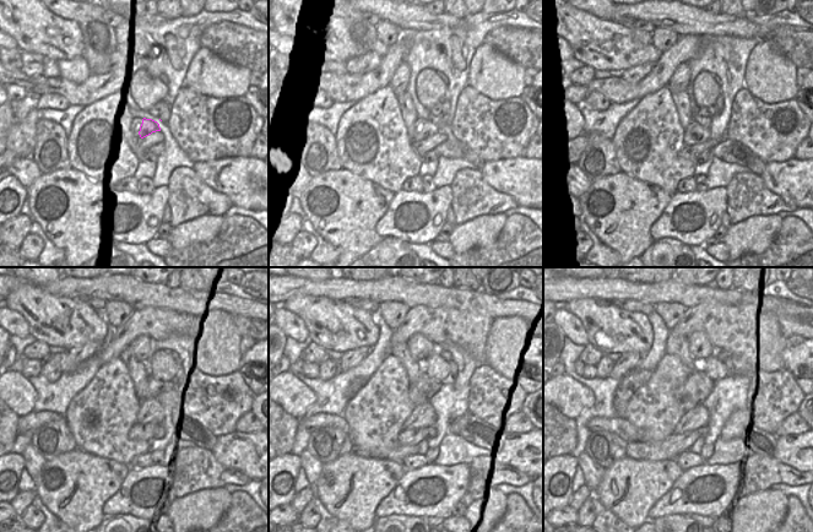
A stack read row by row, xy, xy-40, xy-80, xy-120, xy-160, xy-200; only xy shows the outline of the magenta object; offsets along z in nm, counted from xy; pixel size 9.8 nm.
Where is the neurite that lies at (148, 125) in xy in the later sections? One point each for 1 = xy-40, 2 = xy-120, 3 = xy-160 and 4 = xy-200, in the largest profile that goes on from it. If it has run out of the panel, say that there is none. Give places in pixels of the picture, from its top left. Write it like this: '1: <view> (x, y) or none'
1: xy-40 (423, 128)
2: xy-120 (150, 410)
3: xy-160 (423, 416)
4: xy-200 (698, 417)

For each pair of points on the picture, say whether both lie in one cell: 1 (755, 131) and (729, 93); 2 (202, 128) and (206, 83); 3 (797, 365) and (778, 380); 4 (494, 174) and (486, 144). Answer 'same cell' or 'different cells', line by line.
1: different cells
2: different cells
3: different cells
4: different cells

